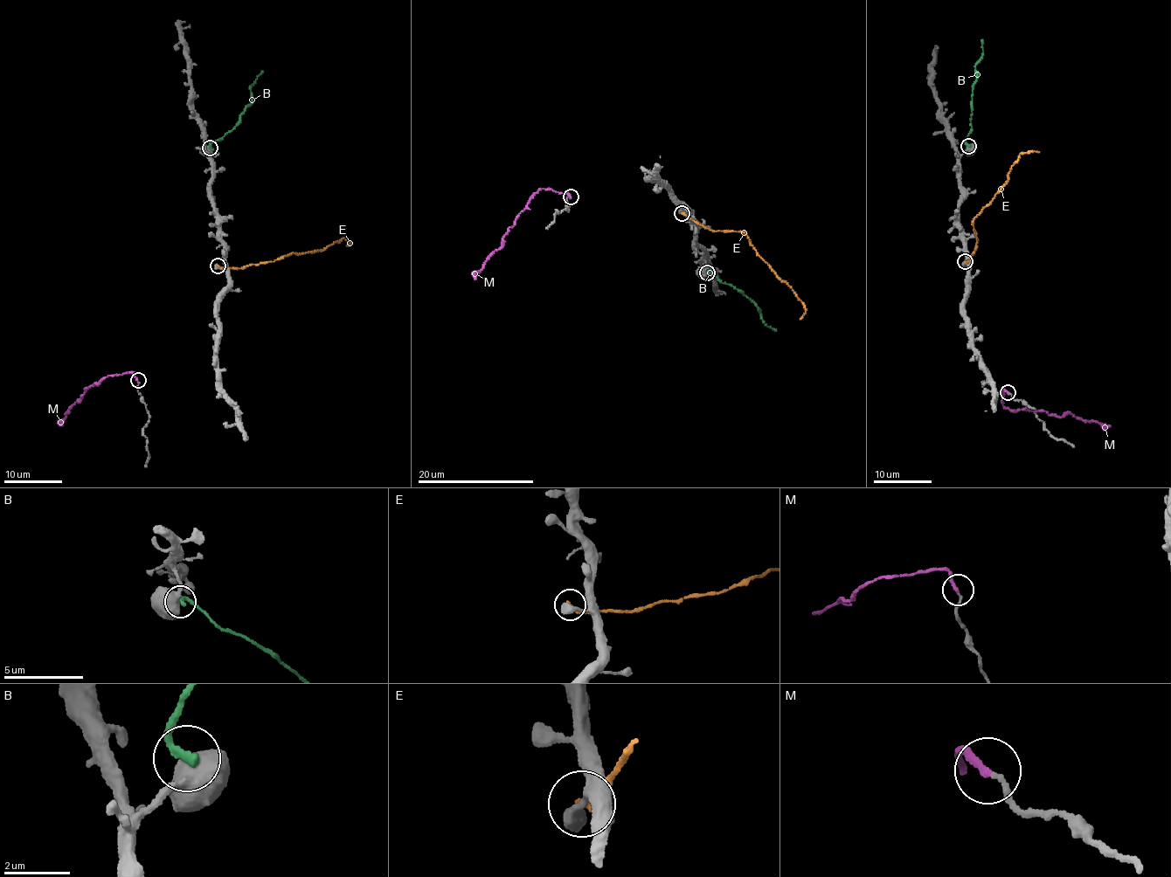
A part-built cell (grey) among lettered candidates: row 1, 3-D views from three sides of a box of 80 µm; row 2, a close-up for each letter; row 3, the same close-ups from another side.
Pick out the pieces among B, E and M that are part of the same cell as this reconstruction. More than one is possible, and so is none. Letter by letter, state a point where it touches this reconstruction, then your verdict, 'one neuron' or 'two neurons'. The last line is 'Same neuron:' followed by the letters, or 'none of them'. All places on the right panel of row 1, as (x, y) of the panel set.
B: meets grey at (968, 146); two neurons
E: meets grey at (965, 261); two neurons
M: meets grey at (1008, 392); one neuron
Same neuron: M

